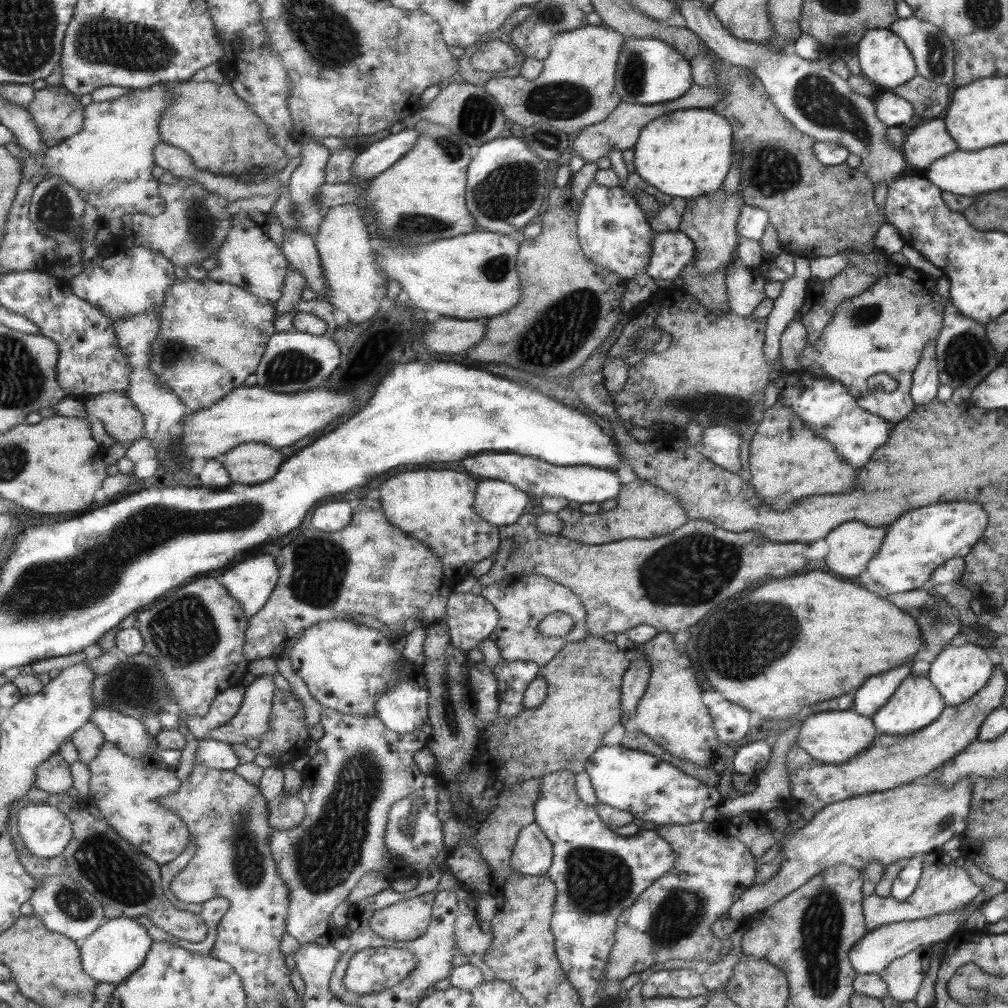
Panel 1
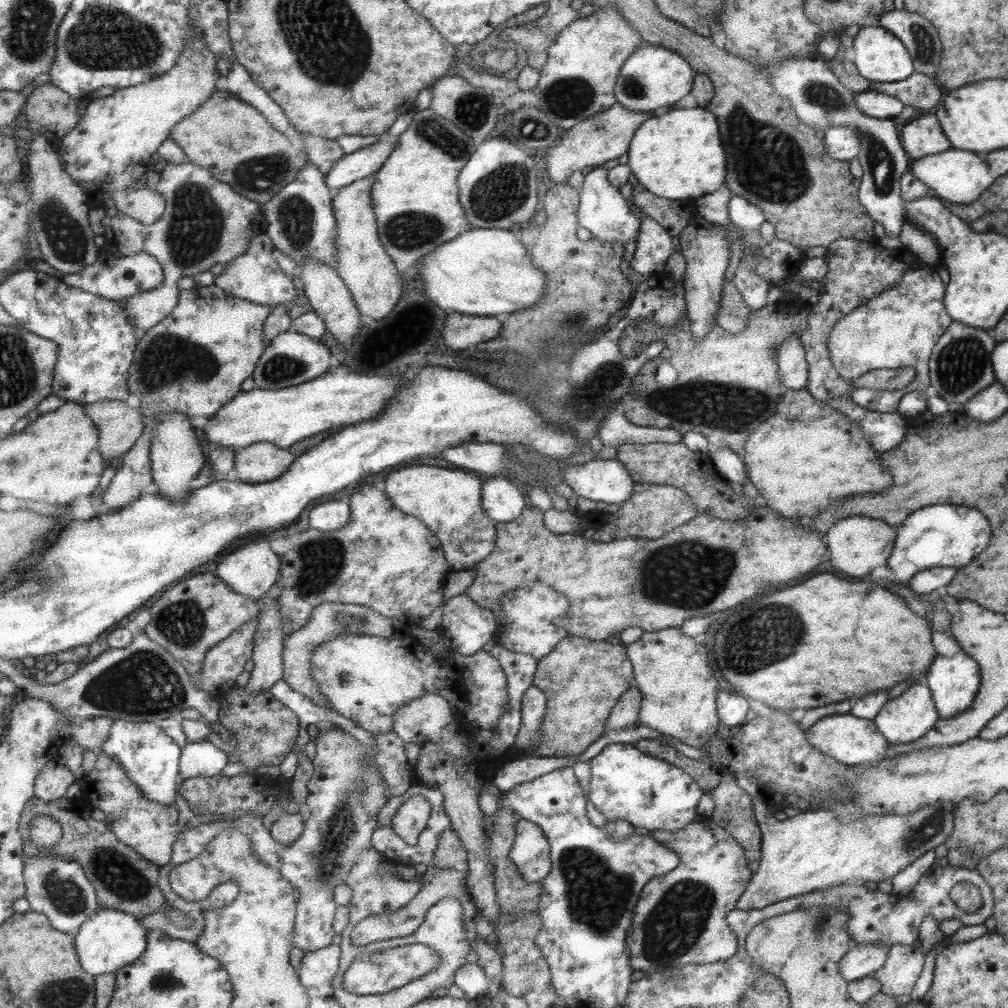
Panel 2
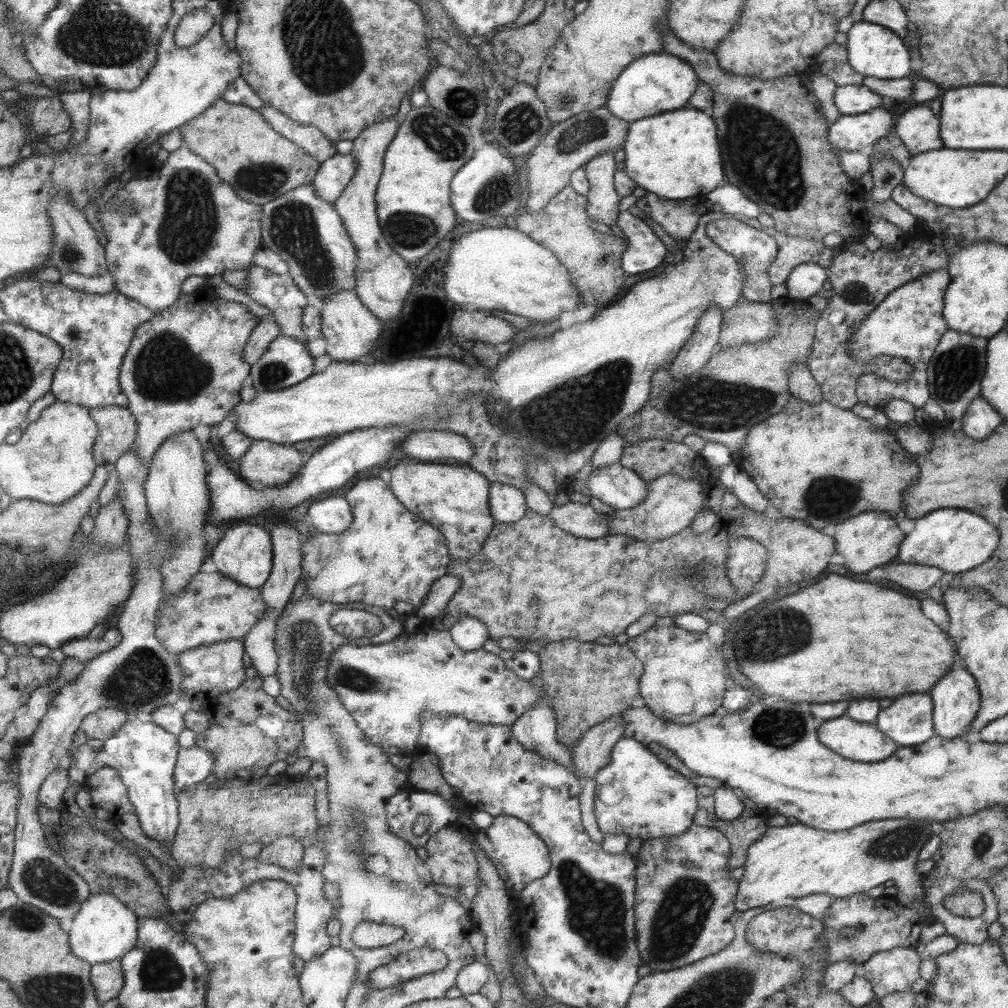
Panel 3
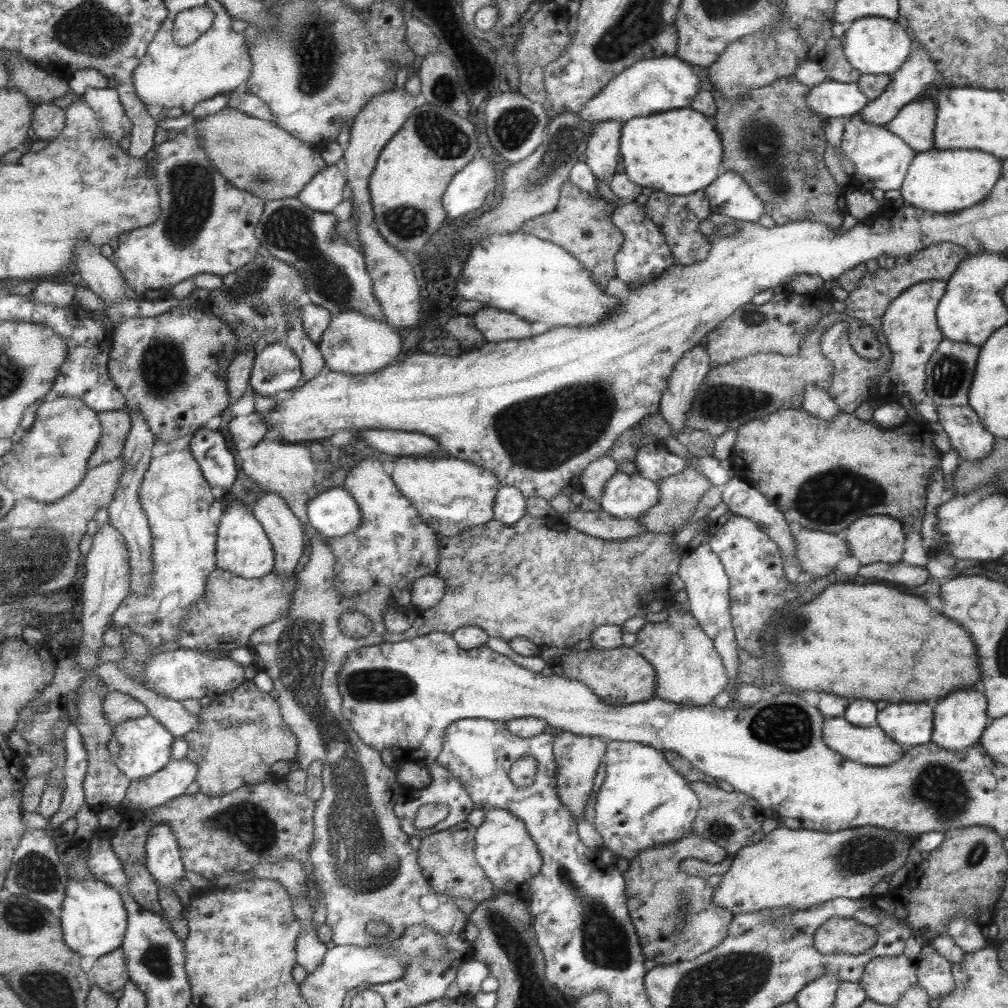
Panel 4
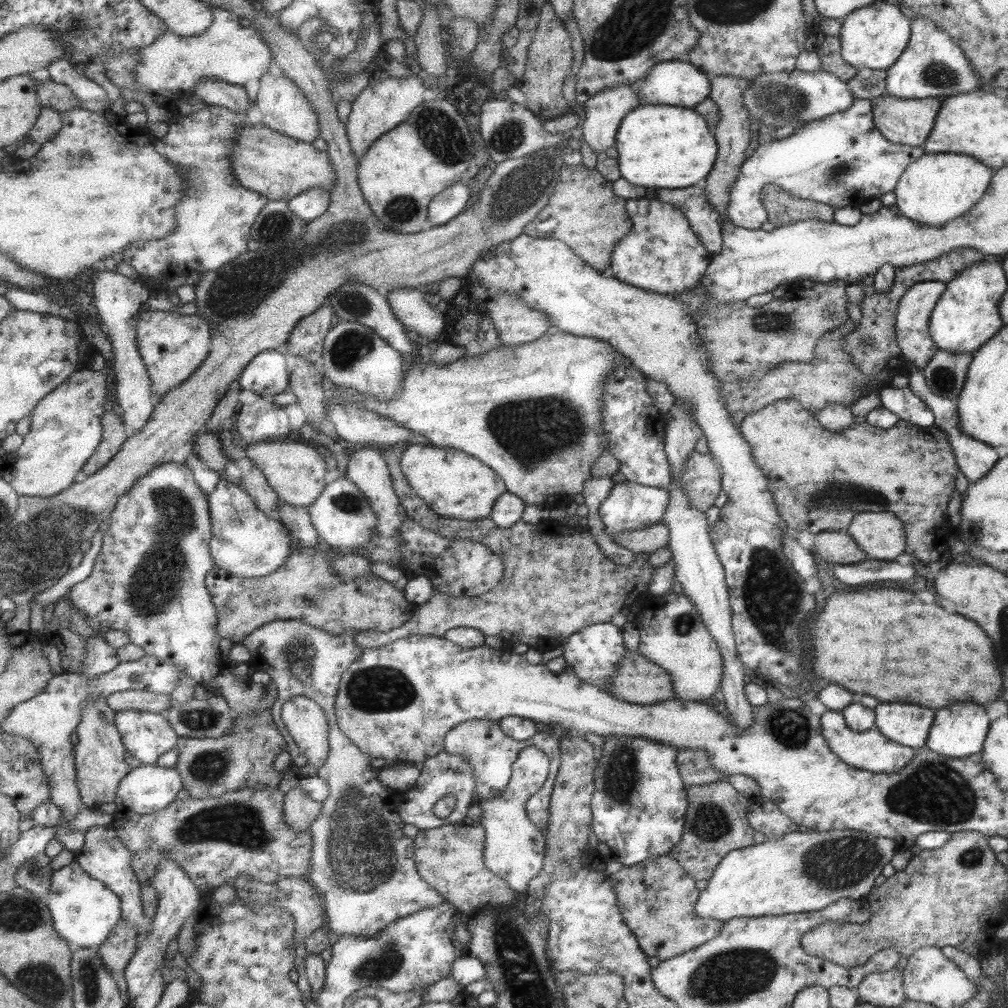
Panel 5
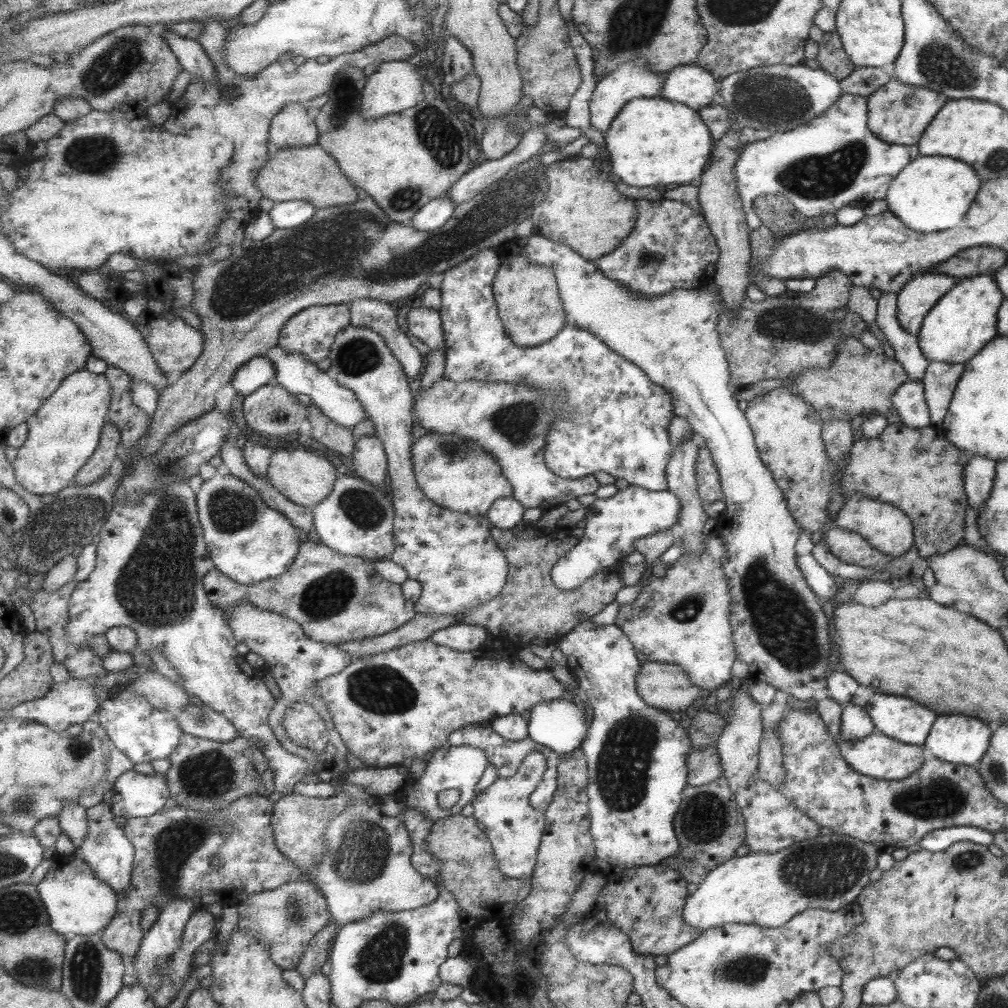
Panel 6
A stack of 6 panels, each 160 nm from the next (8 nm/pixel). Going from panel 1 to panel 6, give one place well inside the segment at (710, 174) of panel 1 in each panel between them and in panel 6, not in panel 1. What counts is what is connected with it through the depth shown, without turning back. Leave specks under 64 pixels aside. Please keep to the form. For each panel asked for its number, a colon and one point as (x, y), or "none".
2: (679, 155)
3: (675, 155)
4: (678, 151)
5: (658, 146)
6: (651, 142)

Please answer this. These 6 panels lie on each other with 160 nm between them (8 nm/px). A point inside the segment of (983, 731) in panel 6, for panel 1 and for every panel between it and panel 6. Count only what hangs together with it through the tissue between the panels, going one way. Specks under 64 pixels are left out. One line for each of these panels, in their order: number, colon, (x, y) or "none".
1: (958, 672)
2: (954, 682)
3: (955, 702)
4: (959, 721)
5: (958, 732)

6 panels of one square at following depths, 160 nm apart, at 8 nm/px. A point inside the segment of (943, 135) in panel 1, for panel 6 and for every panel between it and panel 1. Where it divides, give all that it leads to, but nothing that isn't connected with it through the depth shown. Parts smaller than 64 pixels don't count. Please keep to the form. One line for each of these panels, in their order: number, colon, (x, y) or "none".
2: (920, 137)
3: (917, 127)
4: (914, 123)
5: (909, 122)
6: (899, 114)

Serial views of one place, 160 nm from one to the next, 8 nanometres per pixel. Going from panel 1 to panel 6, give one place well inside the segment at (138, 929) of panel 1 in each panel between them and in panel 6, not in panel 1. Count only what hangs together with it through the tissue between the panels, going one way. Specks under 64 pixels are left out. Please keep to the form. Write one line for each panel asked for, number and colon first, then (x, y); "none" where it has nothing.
2: (109, 940)
3: (105, 929)
4: (94, 916)
5: (85, 910)
6: (80, 903)

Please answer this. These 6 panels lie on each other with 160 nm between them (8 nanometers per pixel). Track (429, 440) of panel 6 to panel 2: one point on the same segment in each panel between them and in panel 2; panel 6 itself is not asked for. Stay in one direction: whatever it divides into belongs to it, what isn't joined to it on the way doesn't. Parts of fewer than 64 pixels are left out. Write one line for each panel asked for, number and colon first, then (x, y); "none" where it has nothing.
2: (449, 500)
3: (454, 499)
4: (452, 495)
5: (455, 485)

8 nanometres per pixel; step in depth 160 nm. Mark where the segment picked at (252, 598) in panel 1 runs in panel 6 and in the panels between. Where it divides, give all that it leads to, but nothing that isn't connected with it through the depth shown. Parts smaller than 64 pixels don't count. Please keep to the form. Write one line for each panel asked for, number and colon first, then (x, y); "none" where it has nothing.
2: (252, 569)
3: (245, 553)
4: (244, 549)
5: (247, 543)
6: (250, 542)

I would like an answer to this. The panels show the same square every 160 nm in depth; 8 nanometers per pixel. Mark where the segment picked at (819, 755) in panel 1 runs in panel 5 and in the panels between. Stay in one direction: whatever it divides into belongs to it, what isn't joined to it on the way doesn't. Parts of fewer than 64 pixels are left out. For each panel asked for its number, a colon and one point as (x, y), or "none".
2: (847, 738)
3: (861, 742)
4: (871, 746)
5: (871, 751)

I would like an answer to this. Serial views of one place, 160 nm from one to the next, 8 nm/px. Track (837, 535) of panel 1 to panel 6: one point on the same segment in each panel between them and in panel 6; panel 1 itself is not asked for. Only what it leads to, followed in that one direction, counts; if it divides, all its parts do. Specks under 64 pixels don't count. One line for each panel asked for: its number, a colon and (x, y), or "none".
2: (857, 545)
3: (870, 540)
4: (878, 538)
5: (880, 535)
6: (886, 528)

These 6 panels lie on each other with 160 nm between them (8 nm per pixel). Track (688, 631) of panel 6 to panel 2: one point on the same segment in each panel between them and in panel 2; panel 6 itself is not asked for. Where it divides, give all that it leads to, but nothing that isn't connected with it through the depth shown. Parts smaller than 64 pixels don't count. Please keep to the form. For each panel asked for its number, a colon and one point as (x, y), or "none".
2: (678, 691)
3: (683, 680)
4: (688, 669)
5: (671, 635)

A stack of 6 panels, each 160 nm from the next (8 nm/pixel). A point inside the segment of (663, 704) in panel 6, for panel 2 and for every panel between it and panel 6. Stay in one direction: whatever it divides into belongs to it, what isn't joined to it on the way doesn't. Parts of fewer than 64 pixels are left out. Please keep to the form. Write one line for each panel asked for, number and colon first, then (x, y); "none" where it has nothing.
2: (582, 680)
3: (586, 684)
4: (620, 676)
5: (638, 680)

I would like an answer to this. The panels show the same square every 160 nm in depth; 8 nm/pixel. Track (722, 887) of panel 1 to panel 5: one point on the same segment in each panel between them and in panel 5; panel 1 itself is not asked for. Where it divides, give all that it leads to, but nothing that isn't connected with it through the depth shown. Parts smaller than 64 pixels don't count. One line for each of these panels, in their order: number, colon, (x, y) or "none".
2: (680, 918)
3: (681, 914)
4: (673, 914)
5: (656, 898)

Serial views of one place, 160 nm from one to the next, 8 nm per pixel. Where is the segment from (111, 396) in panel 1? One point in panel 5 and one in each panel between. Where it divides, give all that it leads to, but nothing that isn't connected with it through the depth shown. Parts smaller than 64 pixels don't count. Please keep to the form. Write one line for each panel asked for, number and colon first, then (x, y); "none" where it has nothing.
2: (120, 427)
3: (118, 426)
4: (117, 424)
5: (114, 437)

